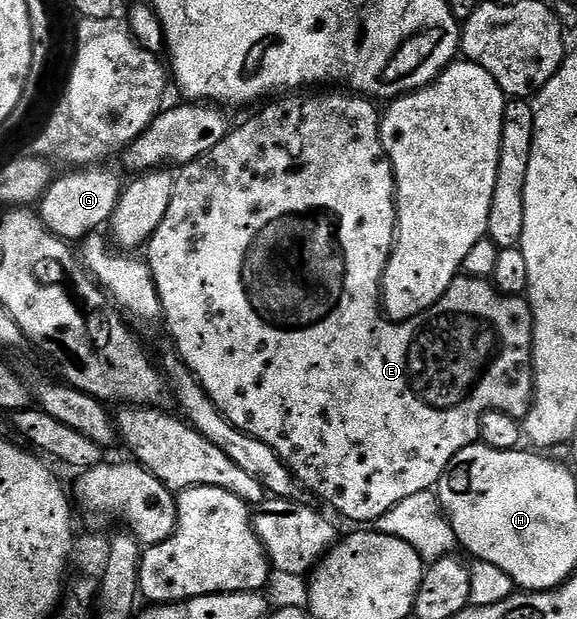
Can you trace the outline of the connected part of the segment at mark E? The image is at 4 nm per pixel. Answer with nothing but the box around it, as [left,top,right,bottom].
[144,92,534,524]

